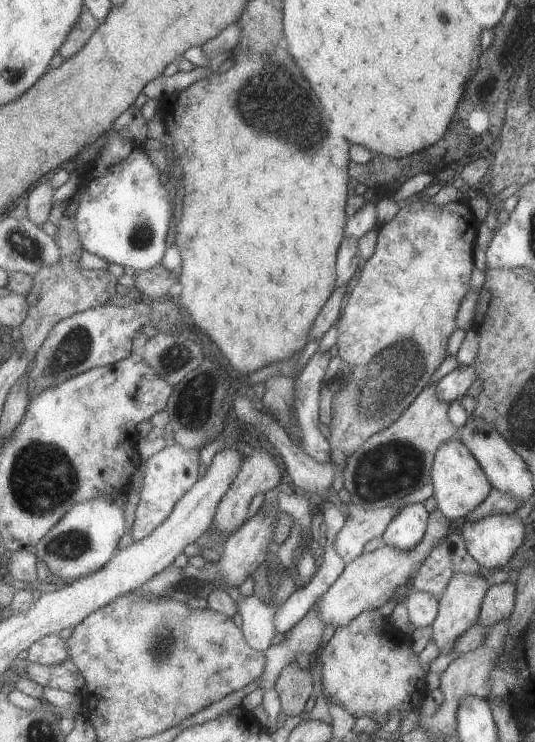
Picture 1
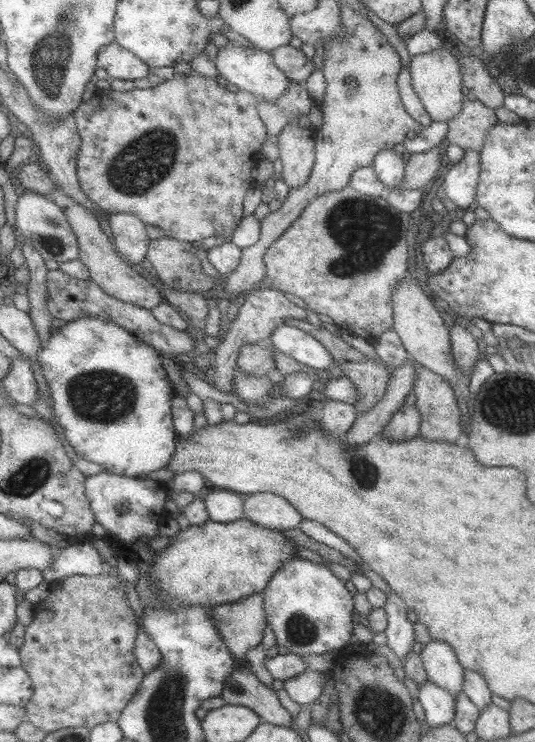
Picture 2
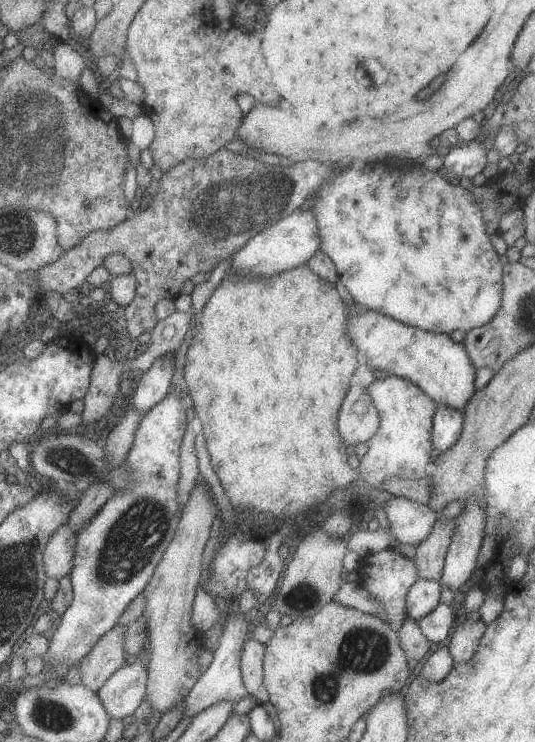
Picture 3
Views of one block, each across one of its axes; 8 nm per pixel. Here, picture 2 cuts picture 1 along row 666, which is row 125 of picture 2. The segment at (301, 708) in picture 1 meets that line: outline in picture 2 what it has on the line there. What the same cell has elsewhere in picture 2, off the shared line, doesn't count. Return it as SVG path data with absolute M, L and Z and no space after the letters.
M288 124L278 135L279 158L282 160L283 180L292 188L308 182L315 164L313 130Z

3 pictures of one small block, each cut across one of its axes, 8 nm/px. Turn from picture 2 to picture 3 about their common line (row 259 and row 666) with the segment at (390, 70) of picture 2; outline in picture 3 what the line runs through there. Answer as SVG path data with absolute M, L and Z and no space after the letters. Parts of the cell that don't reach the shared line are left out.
M249 638L244 642L240 654L240 666L244 686L251 696L258 698L259 704L269 700L264 682L266 645Z

